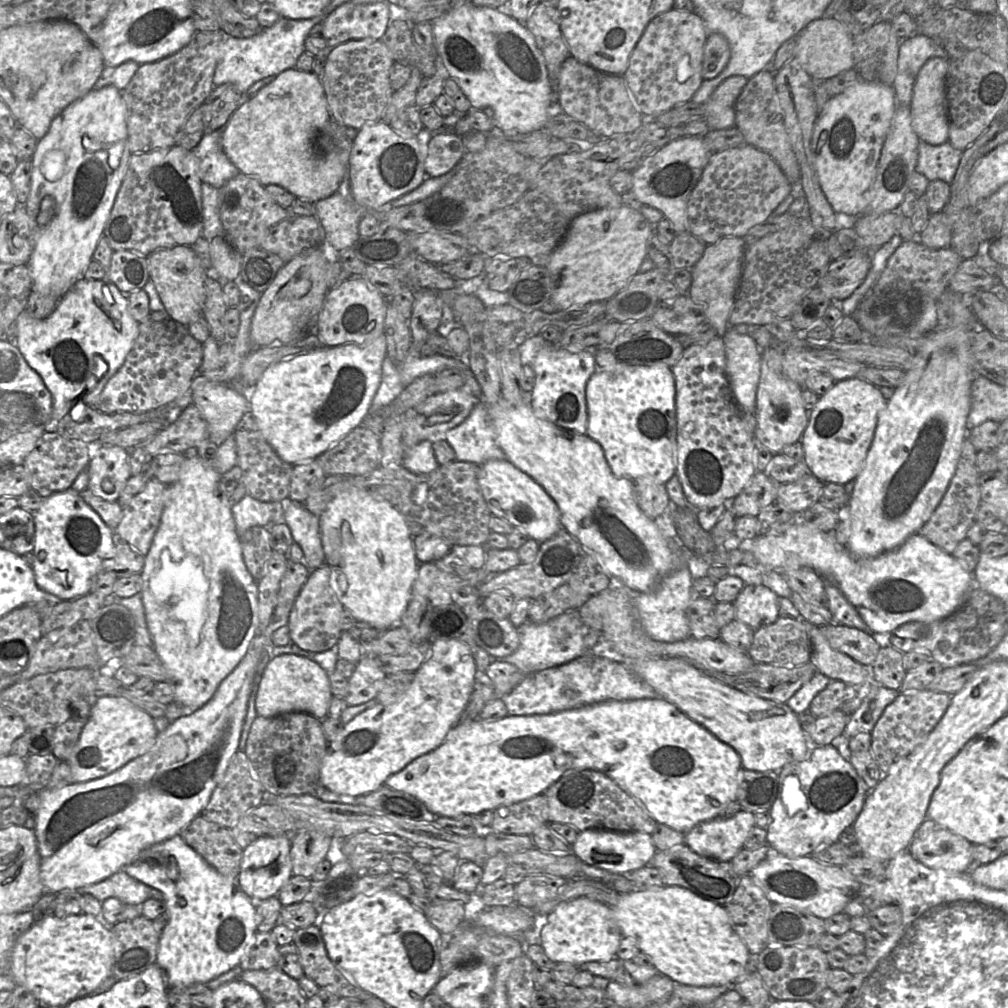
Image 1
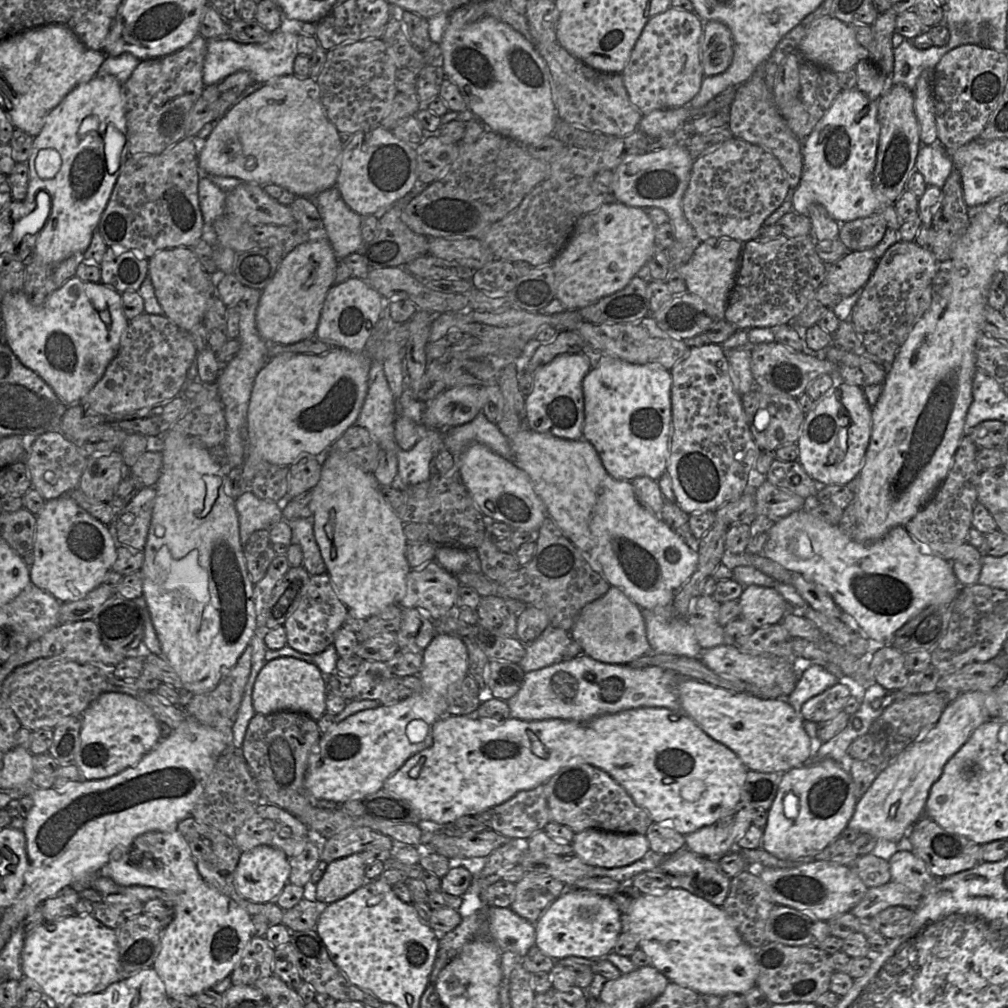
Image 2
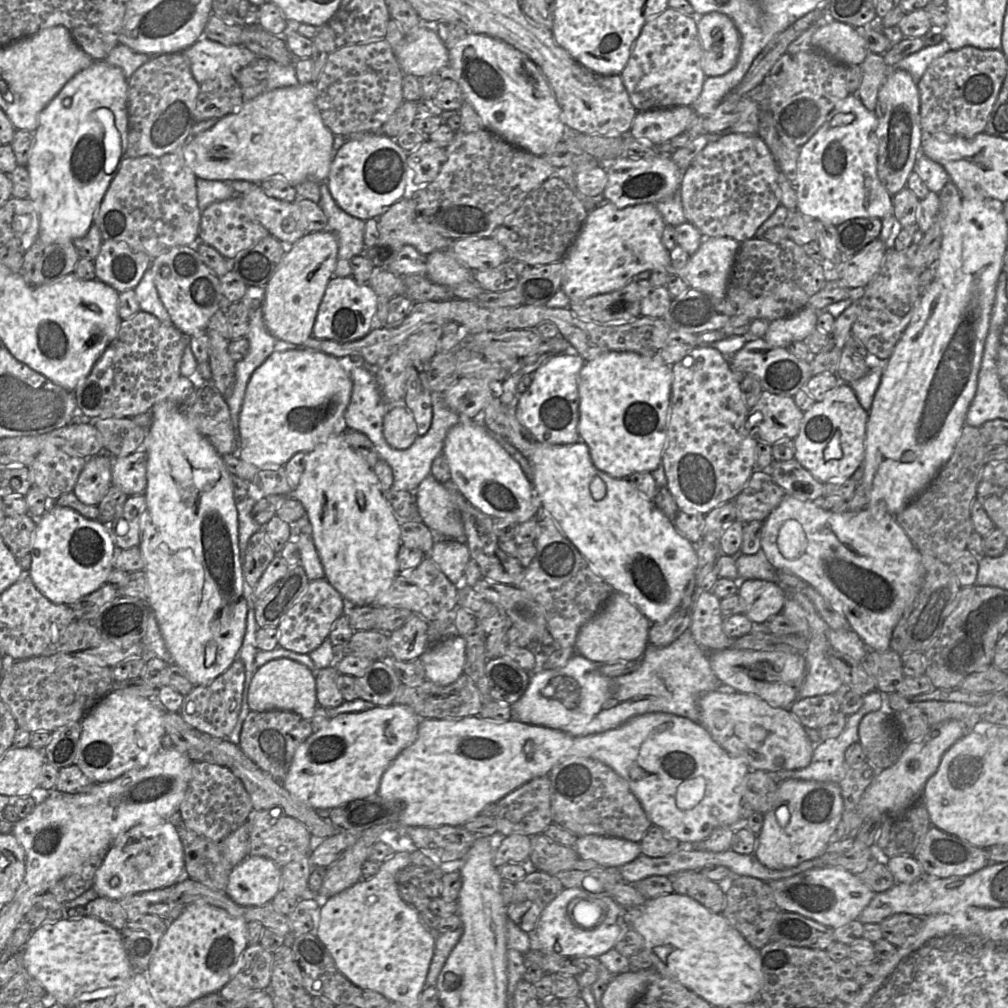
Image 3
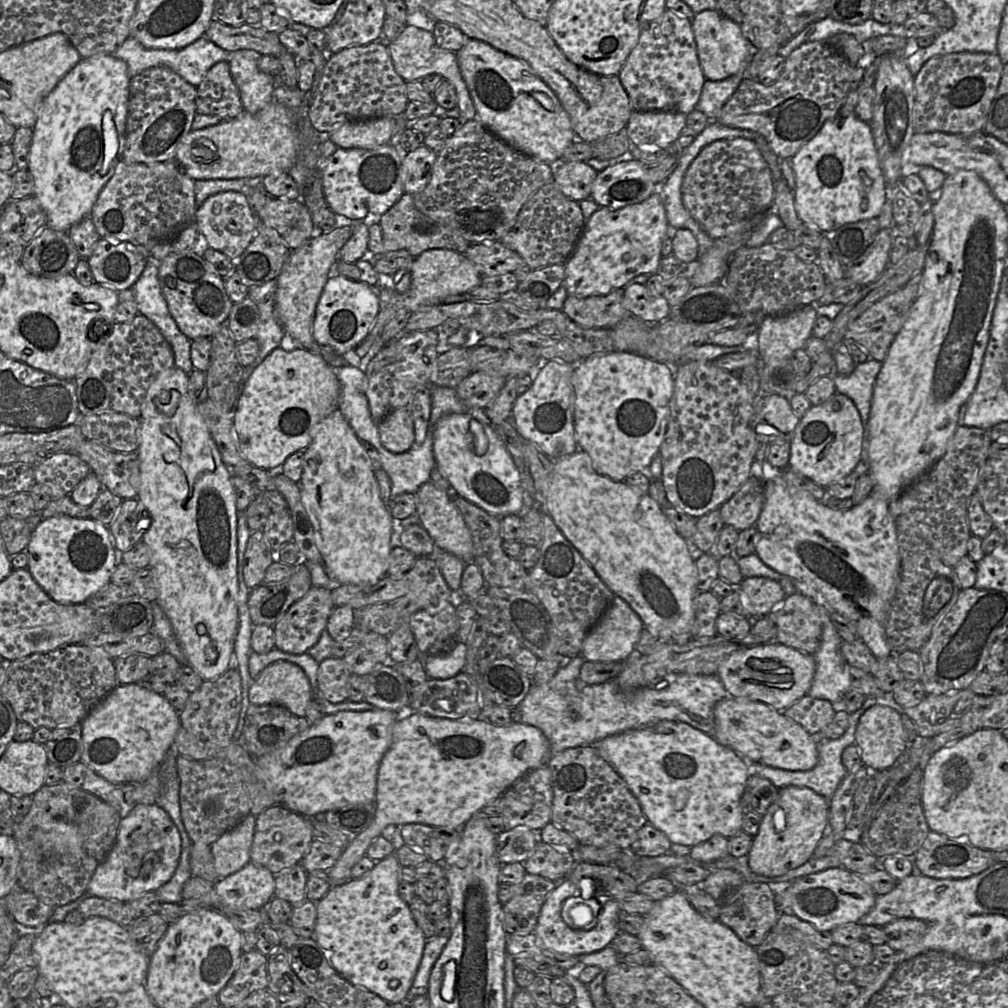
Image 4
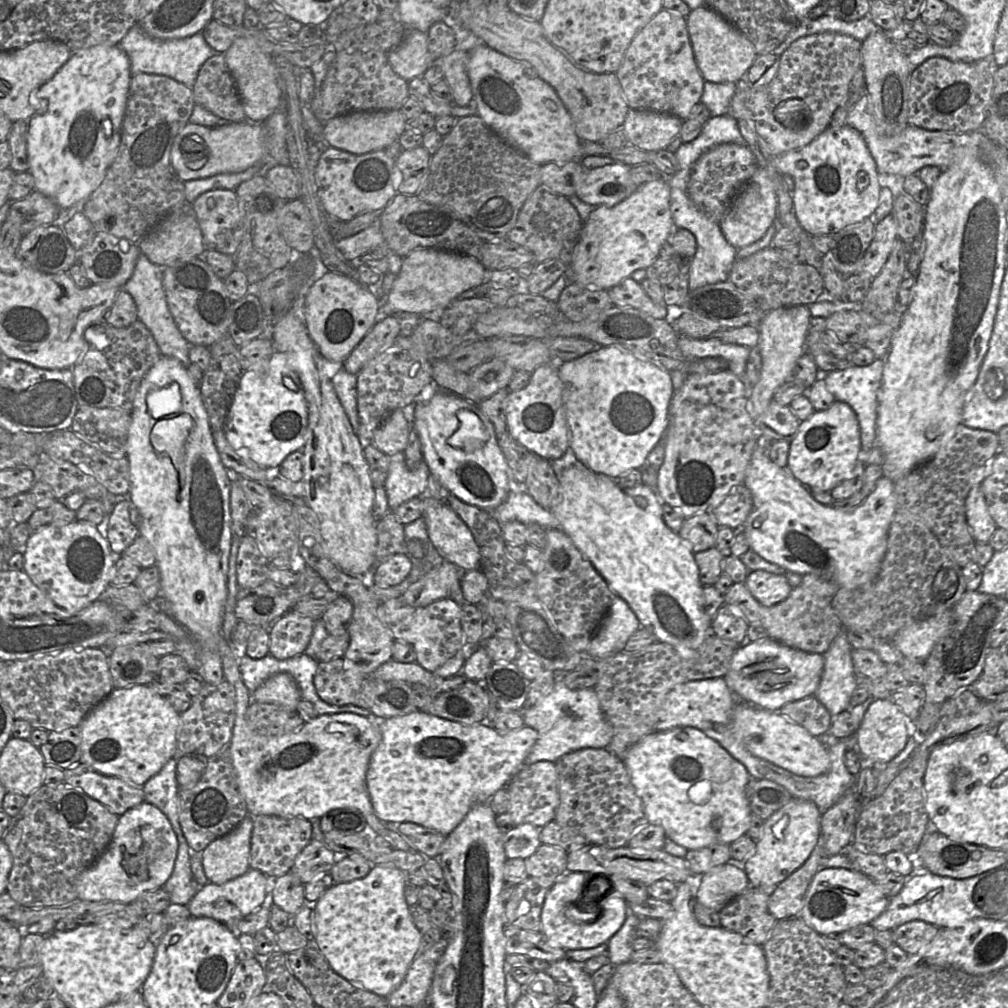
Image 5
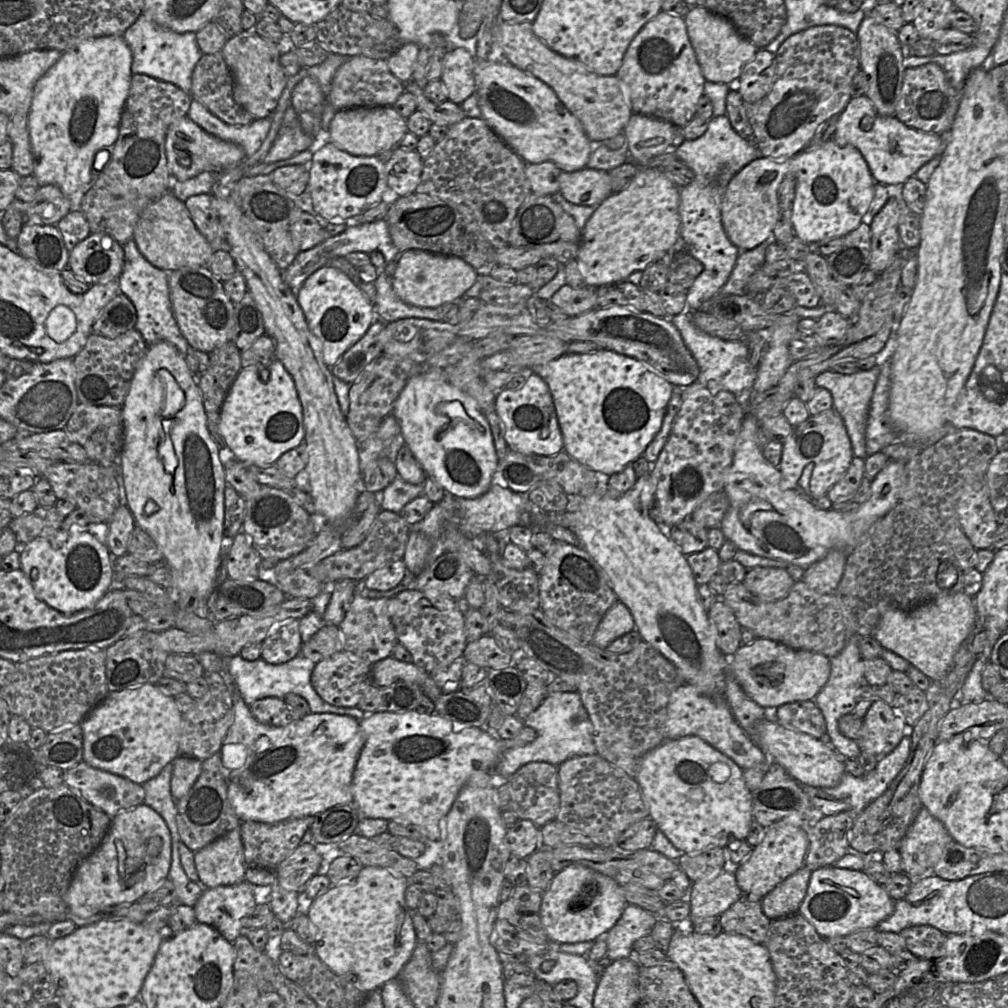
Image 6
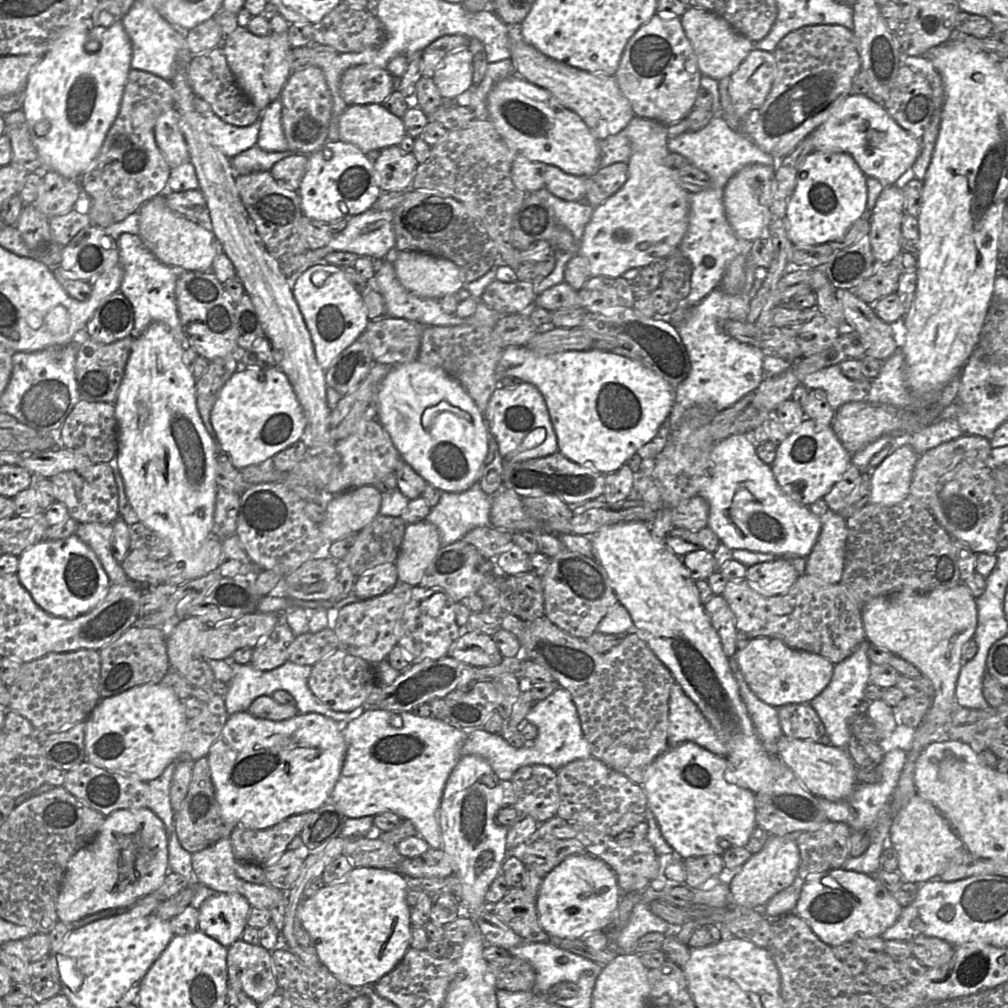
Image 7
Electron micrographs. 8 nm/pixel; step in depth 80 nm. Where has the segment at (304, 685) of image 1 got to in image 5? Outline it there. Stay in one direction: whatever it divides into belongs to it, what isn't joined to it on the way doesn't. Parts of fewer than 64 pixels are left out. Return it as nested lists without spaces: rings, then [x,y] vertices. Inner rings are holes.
[[[288,673],[270,677],[251,694],[252,702],[276,704],[291,711],[296,711],[301,699],[298,685]]]

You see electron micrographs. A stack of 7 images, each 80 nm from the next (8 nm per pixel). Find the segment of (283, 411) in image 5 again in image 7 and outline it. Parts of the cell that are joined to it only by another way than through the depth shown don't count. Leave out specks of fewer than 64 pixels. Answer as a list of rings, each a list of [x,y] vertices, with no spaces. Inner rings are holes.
[[[248,366],[242,371],[236,371],[220,389],[211,410],[210,421],[222,452],[239,470],[247,466],[259,465],[267,460],[272,461],[274,455],[303,437],[307,425],[305,414],[288,377],[277,366],[270,368]],[[260,374],[265,375],[264,381],[258,380]]]

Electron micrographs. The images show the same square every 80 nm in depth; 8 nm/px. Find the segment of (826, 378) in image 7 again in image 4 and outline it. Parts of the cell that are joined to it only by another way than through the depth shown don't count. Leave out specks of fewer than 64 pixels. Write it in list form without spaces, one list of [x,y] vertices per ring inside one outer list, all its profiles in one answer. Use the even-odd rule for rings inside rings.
[[[869,359],[857,364],[849,375],[837,374],[833,378],[836,392],[849,397],[857,407],[863,424],[863,449],[868,449],[868,421],[872,405],[874,385],[882,368],[882,363]]]

